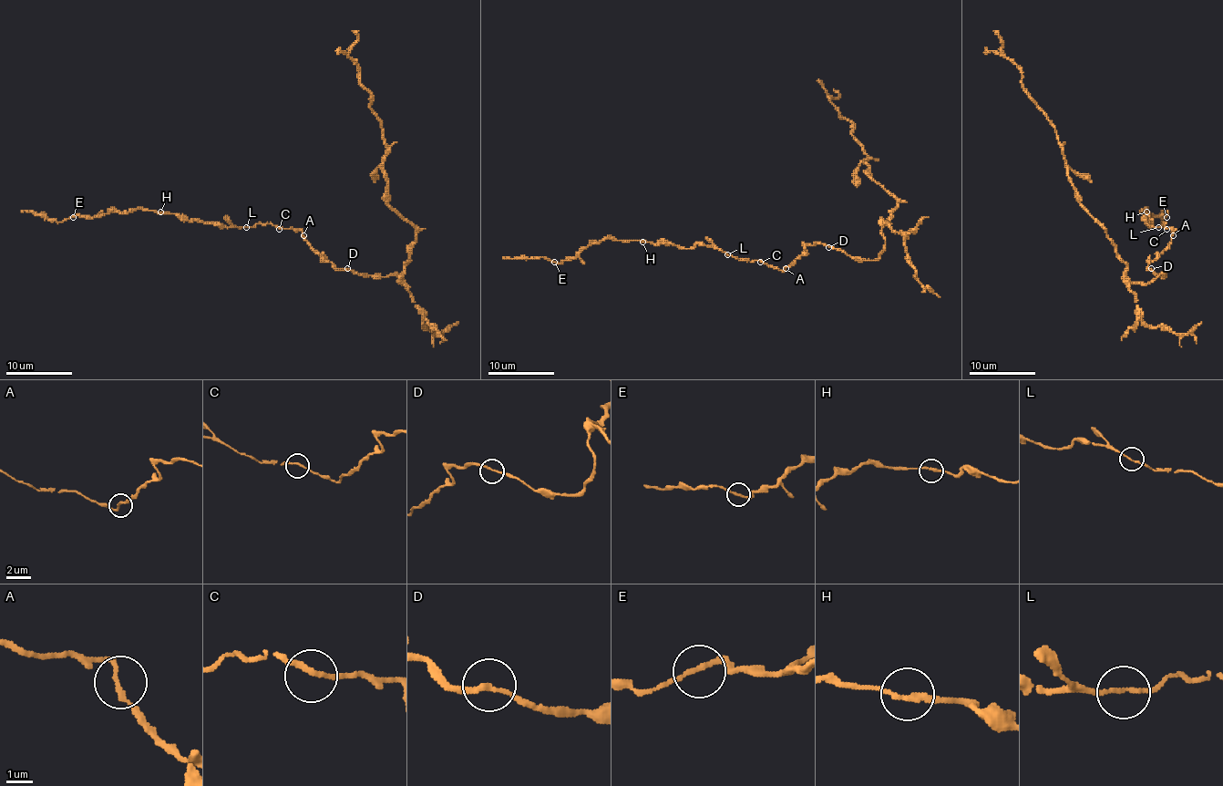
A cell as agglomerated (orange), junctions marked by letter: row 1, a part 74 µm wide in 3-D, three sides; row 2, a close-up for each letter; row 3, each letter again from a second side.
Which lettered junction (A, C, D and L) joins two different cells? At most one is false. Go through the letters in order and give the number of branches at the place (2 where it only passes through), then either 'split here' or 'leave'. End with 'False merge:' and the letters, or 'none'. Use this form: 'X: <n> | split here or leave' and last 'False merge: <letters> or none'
A: 2 | leave
C: 2 | leave
D: 2 | leave
L: 2 | leave
False merge: none

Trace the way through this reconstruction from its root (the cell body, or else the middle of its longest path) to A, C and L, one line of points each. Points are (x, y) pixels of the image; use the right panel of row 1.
A: (1155, 274), (1148, 268), (1148, 263), (1168, 247), (1173, 235)
C: (1155, 274), (1148, 268), (1148, 263), (1168, 247), (1175, 231), (1166, 229)
L: (1155, 274), (1148, 268), (1148, 263), (1168, 247), (1175, 231), (1166, 229), (1166, 223), (1158, 227)

